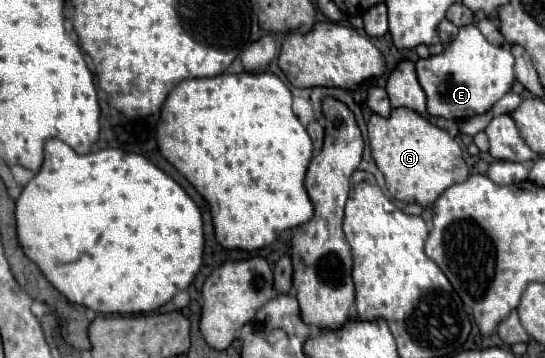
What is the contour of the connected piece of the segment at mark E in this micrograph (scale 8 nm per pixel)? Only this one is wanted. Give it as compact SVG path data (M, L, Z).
M462 26L458 36L440 52L428 58L420 58L416 62L416 74L422 90L426 92L426 112L434 118L446 120L464 120L478 114L486 114L514 84L514 56L508 48L498 48L486 42L480 30L472 26Z

